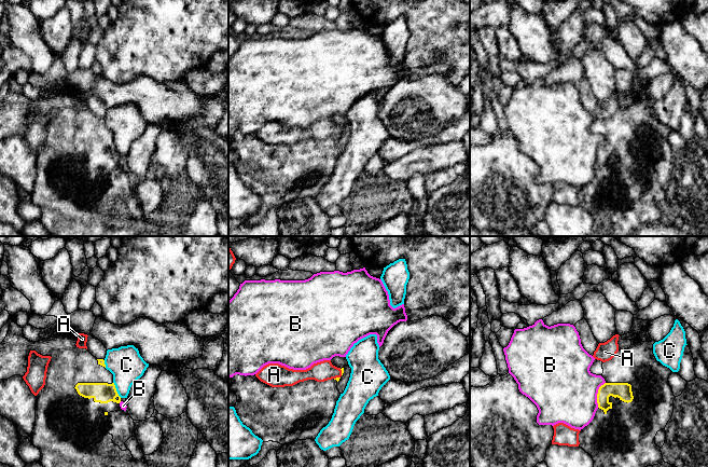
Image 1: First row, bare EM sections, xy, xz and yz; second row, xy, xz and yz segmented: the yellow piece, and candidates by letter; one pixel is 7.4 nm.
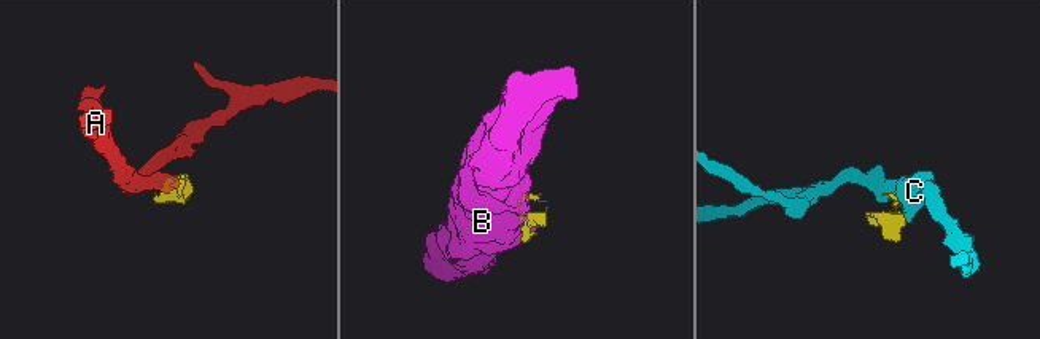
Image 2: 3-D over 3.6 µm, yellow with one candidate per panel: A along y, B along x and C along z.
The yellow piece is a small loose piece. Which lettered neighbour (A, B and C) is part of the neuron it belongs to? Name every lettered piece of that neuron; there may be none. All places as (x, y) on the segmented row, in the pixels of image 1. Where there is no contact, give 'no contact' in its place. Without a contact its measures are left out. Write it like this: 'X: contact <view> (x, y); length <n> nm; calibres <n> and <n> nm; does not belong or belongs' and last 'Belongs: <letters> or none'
A: contact xz (342, 372); length 50 nm; calibres 20 and 150 nm; does not belong
B: contact yz (597, 395); length 200 nm; calibres 130 and 480 nm; does not belong
C: contact xy (115, 389); length 130 nm; calibres 160 and 260 nm; does not belong
Belongs: none

